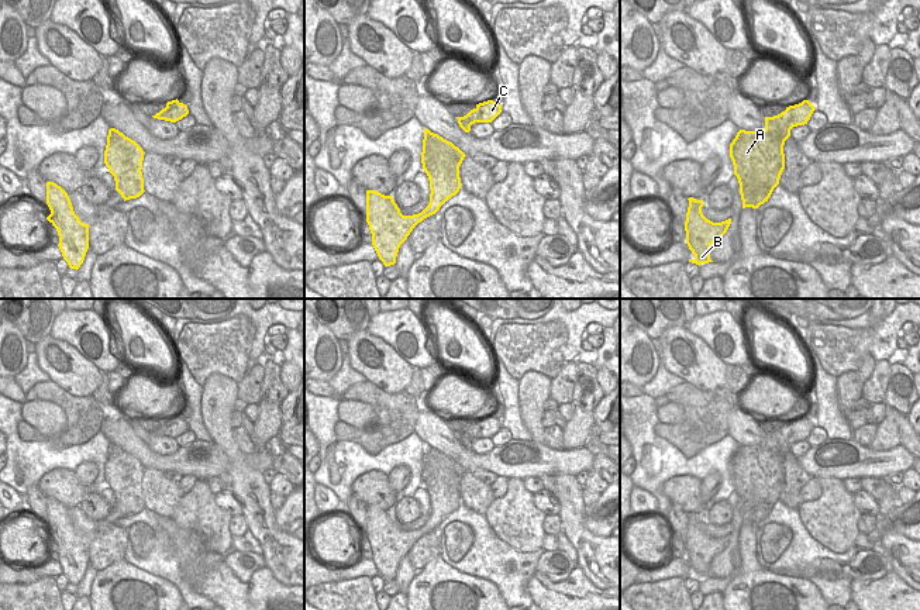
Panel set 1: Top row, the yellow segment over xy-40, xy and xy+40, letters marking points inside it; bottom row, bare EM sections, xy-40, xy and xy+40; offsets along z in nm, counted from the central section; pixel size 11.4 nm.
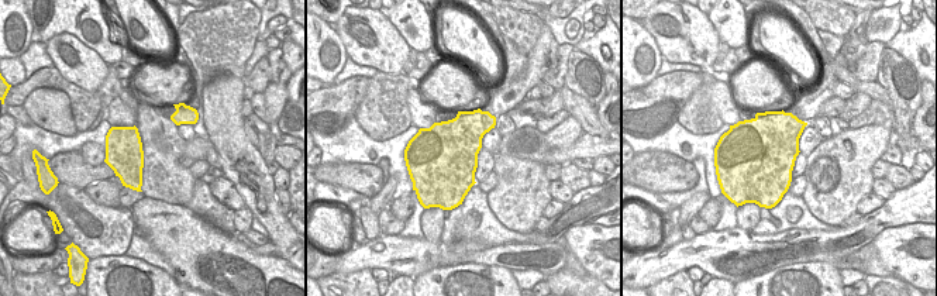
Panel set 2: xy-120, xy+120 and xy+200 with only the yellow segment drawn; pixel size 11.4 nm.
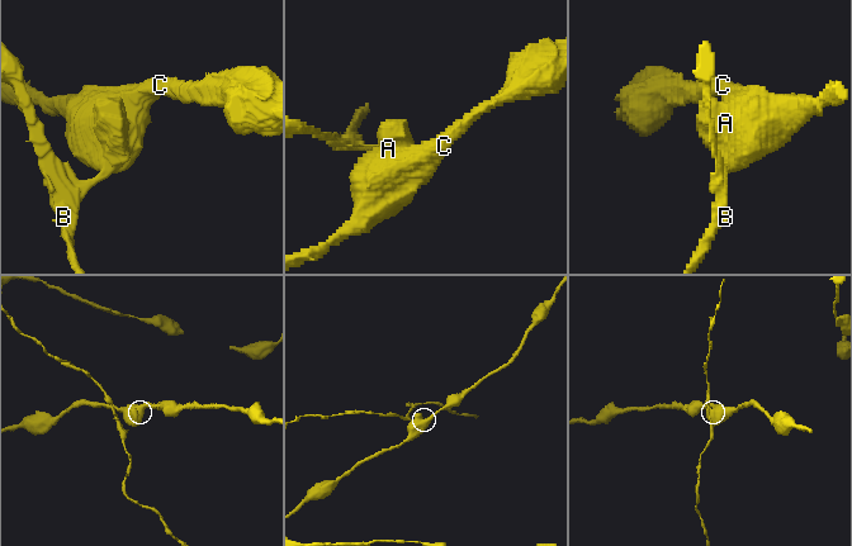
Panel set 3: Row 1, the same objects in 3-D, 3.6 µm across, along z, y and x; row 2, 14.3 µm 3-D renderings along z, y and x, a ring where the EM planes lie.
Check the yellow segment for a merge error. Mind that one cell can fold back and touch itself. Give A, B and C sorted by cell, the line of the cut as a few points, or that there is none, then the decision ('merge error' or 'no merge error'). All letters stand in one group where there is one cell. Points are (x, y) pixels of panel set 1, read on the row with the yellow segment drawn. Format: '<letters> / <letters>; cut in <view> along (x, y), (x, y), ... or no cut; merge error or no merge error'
A C / B; cut in xy along (419, 213), (424, 217); merge error

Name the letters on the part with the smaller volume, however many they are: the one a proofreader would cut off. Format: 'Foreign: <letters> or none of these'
Foreign: B

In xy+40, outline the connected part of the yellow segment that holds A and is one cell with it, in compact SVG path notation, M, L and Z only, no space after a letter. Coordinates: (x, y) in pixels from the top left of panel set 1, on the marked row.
M809 100L765 117L764 131L740 130L730 144L734 175L740 183L742 208L758 208L768 201L785 169L785 141L790 130L810 120L814 106Z

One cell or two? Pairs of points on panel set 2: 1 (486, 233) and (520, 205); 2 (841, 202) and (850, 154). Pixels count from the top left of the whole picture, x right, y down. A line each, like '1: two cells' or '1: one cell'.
1: two cells
2: one cell

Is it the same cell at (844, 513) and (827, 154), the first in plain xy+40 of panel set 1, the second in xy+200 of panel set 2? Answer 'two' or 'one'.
one

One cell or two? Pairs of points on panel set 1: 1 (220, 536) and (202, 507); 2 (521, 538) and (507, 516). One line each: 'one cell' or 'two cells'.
1: one cell
2: one cell

